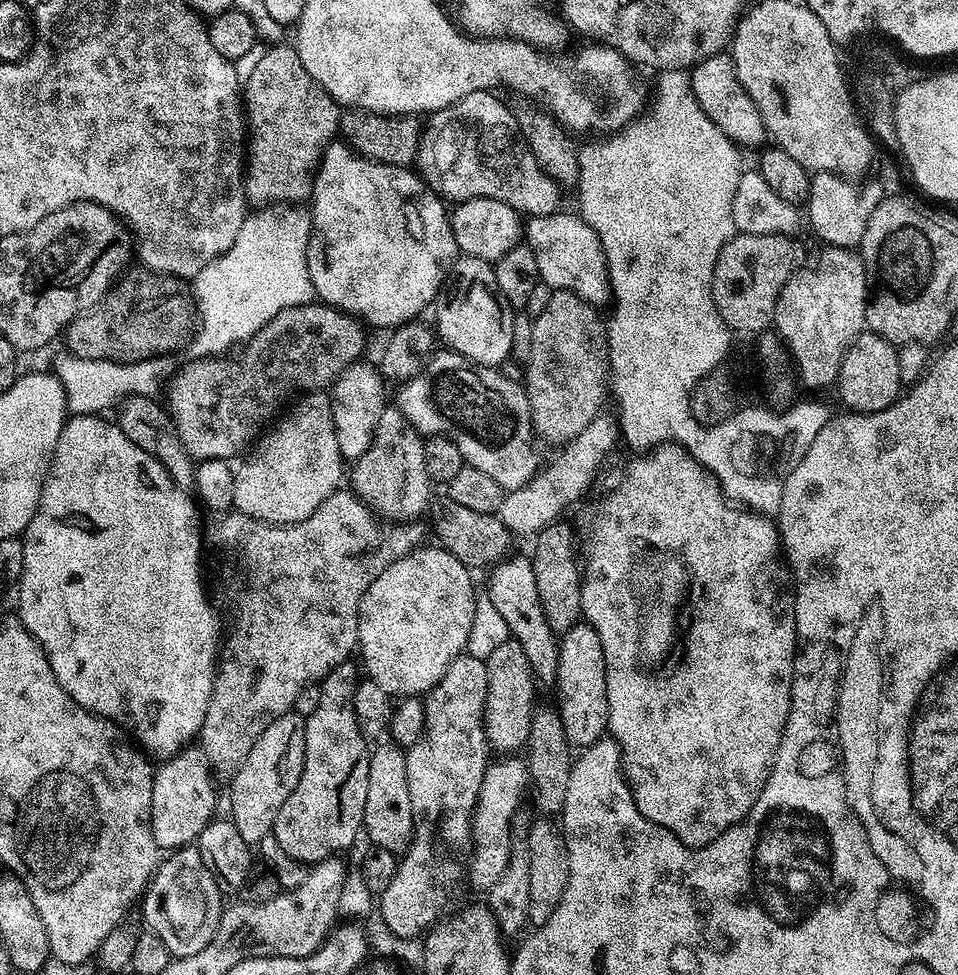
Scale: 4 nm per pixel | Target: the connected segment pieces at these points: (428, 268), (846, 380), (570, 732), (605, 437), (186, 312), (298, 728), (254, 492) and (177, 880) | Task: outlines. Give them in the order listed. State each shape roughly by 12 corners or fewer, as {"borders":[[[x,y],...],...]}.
{"borders":[[[333,142],[312,182],[323,303],[395,330],[458,249],[415,171]],[[867,330],[842,358],[844,408],[881,412],[902,395],[898,348]],[[587,622],[563,633],[554,685],[568,743],[608,726],[602,638]],[[595,416],[521,488],[500,521],[535,537],[596,480],[622,440],[617,417]],[[133,267],[66,329],[67,351],[135,364],[198,328],[179,276]],[[305,717],[274,718],[230,778],[253,846],[302,778]],[[327,391],[301,395],[235,469],[235,511],[310,518],[341,487]],[[175,849],[144,890],[147,931],[198,954],[226,904],[202,854]]]}

